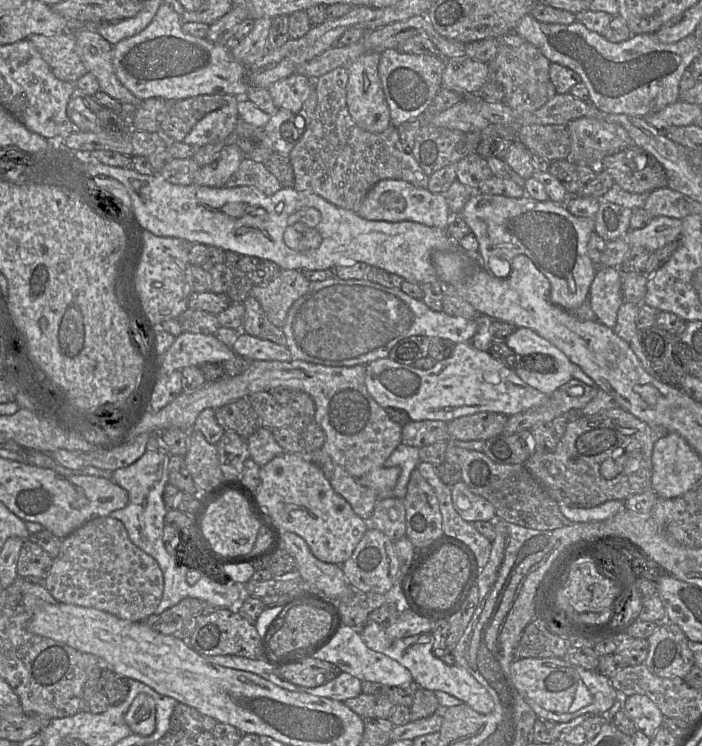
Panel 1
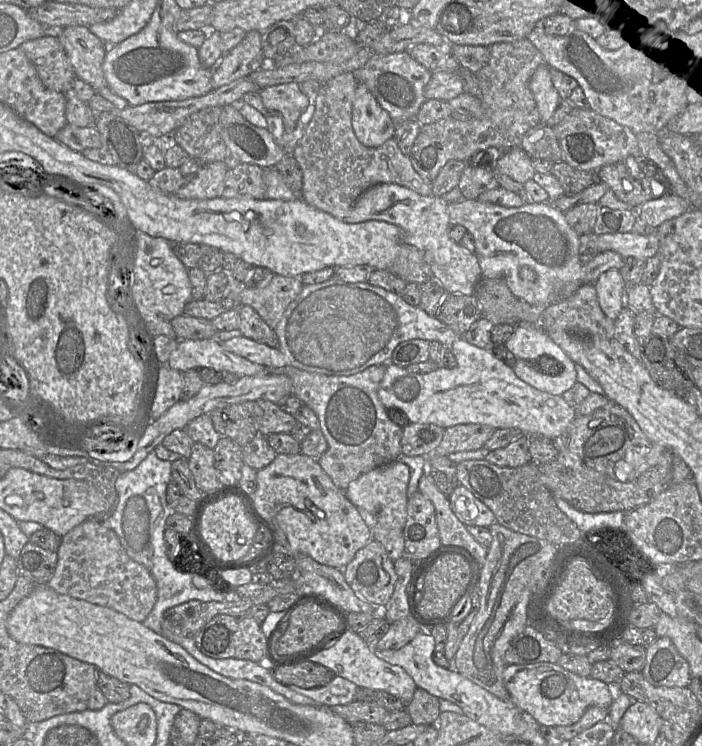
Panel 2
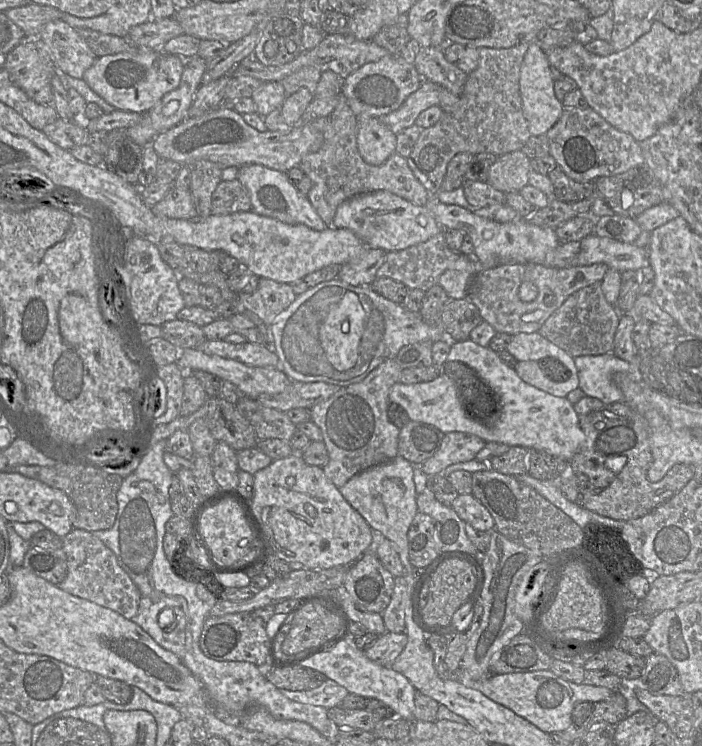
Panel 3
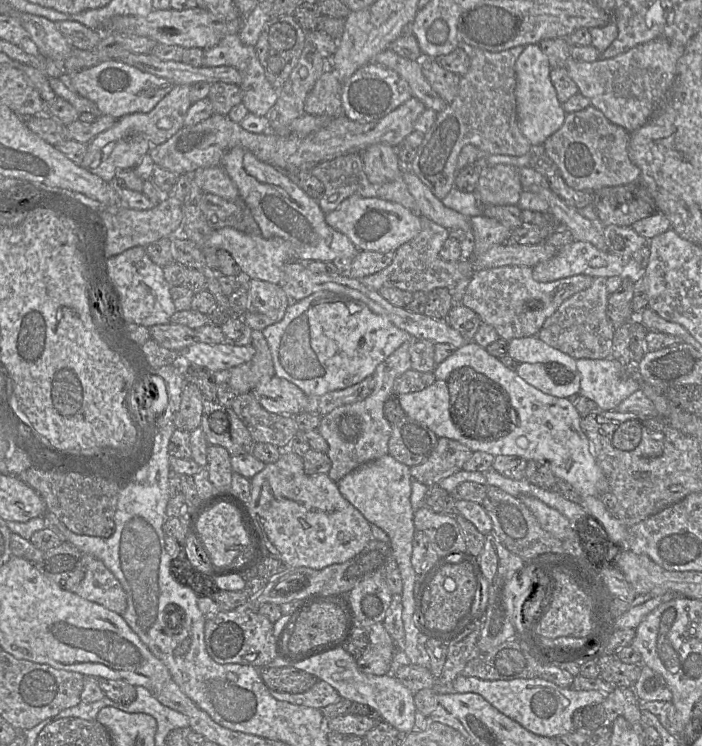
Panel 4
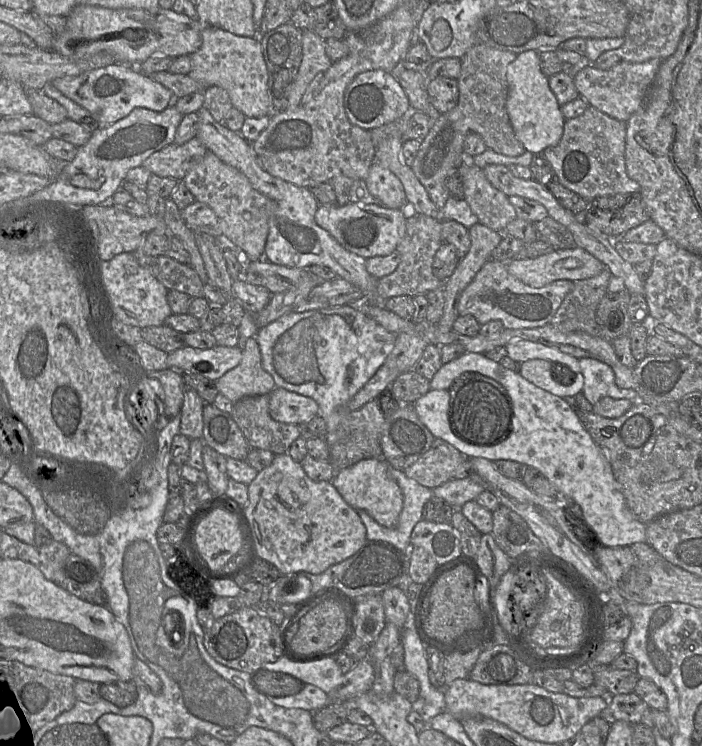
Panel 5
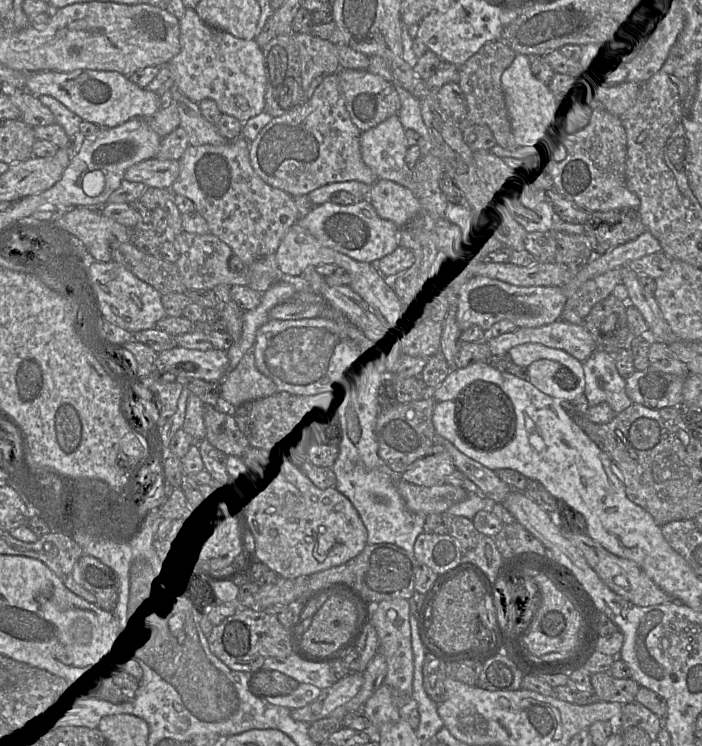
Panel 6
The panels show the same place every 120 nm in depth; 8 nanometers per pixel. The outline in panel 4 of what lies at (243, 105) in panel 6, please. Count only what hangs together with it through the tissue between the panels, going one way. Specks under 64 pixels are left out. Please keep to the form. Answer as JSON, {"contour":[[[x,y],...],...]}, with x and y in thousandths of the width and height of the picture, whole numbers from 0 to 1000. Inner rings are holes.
{"contour":[[[339,46],[323,47],[308,62],[291,67],[288,88],[333,90],[343,101],[342,117],[346,121],[345,138],[350,142],[355,151],[366,155],[380,155],[397,130],[397,123],[387,117],[377,101],[376,91],[368,79],[363,62],[348,60]]]}

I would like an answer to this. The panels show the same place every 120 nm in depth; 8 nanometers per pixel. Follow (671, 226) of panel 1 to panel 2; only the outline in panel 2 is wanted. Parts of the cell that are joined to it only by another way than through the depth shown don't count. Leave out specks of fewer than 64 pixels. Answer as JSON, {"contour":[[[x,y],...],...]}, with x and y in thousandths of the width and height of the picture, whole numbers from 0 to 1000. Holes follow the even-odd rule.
{"contour":[[[934,310],[925,315],[896,312],[870,312],[850,315],[853,338],[875,336],[889,347],[896,345],[922,349],[939,335],[939,320]]]}

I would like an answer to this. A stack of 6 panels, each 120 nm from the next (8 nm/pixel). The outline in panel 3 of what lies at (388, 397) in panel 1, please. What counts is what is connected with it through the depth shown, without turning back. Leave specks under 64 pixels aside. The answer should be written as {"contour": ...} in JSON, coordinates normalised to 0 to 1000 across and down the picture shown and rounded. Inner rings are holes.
{"contour":[[[670,454],[648,458],[642,462],[637,484],[657,484],[672,492],[678,507],[667,508],[665,519],[655,527],[648,513],[634,501],[611,512],[591,515],[563,513],[554,524],[554,538],[574,546],[583,562],[591,566],[611,568],[630,580],[660,579],[677,583],[694,592],[711,592],[729,598],[745,598],[751,602],[765,602],[812,618],[832,595],[833,582],[825,570],[825,556],[819,552],[816,542],[806,532],[793,532],[746,512],[734,499],[709,479],[708,473],[694,465],[687,465]]]}

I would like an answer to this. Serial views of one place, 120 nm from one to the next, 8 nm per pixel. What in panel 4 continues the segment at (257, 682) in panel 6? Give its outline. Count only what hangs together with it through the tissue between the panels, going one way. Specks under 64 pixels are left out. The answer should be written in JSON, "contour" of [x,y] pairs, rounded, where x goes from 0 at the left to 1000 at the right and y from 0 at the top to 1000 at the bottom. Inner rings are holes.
{"contour":[[[419,894],[369,895],[370,906],[383,925],[400,929],[429,930],[446,921],[453,909]]]}

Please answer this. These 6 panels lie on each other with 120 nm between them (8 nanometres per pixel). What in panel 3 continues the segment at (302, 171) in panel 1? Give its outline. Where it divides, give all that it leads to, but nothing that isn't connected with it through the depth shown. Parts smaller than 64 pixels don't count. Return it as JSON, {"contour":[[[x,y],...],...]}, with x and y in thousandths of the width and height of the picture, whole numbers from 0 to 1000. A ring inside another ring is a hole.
{"contour":[[[487,123],[474,150],[466,157],[446,160],[443,166],[460,178],[460,194],[453,202],[436,208],[426,225],[444,244],[444,251],[436,263],[466,303],[473,303],[480,277],[487,271],[538,255],[554,256],[591,275],[605,276],[614,260],[593,239],[580,212],[563,204],[540,223],[519,217],[509,196],[510,157],[500,147]]]}

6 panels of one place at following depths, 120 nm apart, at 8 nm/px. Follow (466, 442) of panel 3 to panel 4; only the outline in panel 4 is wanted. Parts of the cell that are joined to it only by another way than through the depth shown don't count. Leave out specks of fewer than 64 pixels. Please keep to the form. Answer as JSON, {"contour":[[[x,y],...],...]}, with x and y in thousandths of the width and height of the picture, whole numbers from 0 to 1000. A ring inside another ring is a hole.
{"contour":[[[625,587],[613,611],[600,622],[584,626],[585,638],[605,651],[617,651],[658,630],[672,605],[655,592]]]}

